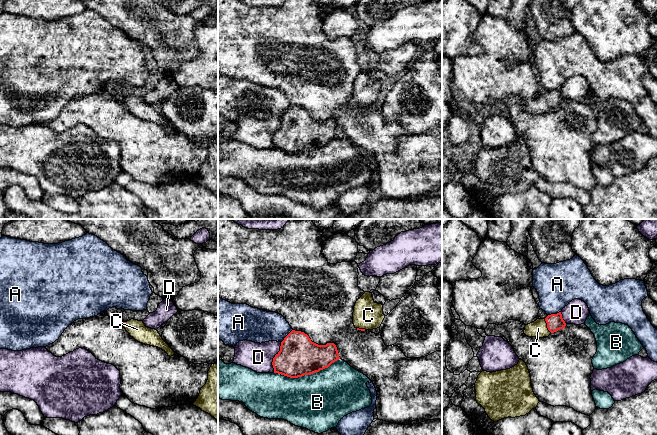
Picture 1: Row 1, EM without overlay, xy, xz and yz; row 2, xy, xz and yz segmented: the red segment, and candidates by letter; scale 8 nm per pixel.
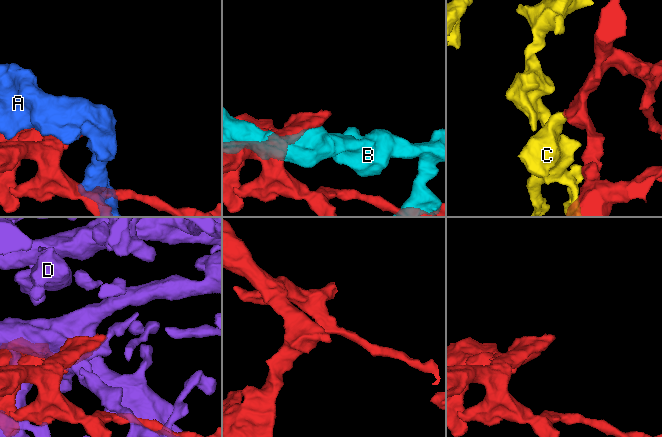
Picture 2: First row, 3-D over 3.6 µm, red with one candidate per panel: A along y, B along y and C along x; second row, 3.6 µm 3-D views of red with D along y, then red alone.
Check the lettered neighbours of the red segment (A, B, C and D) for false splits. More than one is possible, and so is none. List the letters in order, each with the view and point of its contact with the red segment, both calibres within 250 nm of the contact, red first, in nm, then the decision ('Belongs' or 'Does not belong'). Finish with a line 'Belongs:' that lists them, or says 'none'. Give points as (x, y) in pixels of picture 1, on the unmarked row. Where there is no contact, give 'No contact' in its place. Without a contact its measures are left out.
A: Touches red at xz (286, 112). Thickness 320 nm (red) against 260 nm. Does not belong
B: Touches red at xz (306, 150). Thickness 320 nm (red) against 460 nm. Does not belong
C: Touches red at yz (547, 102). Thickness 140 nm (red) against 140 nm. Belongs
D: Touches red at xz (274, 133). Thickness 320 nm (red) against 220 nm. Does not belong
Belongs: C

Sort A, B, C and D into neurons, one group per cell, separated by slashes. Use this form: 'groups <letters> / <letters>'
groups A / B / C / D

